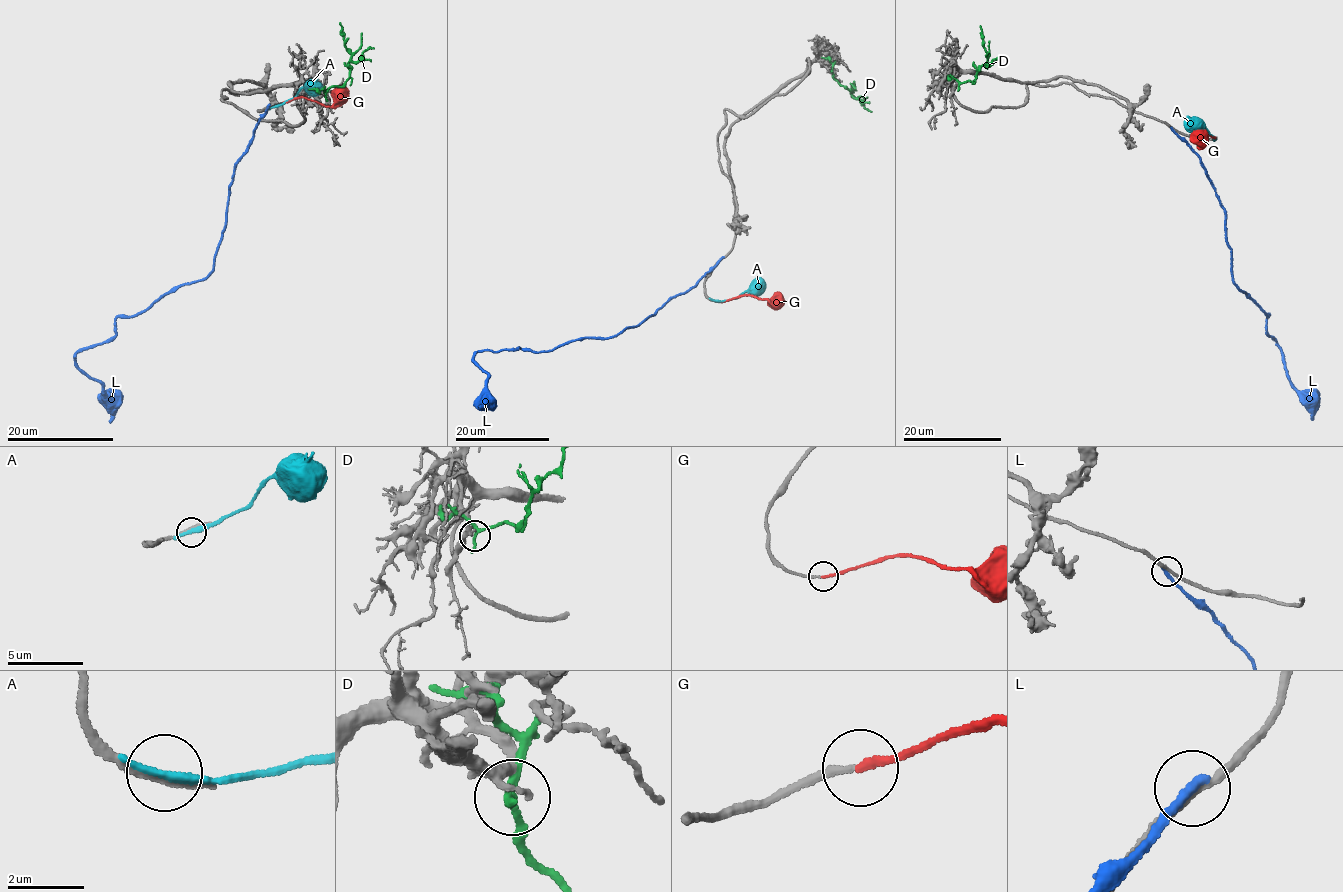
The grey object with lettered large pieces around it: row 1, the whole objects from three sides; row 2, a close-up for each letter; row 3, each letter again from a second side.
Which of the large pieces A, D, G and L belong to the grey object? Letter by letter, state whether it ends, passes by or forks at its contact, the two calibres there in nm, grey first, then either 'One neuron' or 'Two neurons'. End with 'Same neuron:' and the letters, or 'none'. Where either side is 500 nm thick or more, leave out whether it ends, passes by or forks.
A: It passes by. Thickness 190 nm (grey) against 240 nm. Two neurons
D: It passes by. Thickness 170 nm (grey) against 200 nm. Two neurons
G: It ends there. Thickness 170 nm (grey) against 200 nm. One neuron
L: It ends there. Thickness 200 nm (grey) against 300 nm. Two neurons
Same neuron: G

